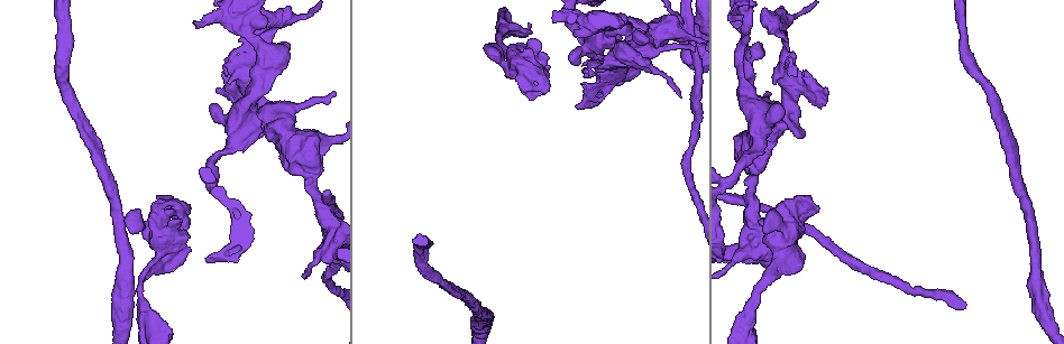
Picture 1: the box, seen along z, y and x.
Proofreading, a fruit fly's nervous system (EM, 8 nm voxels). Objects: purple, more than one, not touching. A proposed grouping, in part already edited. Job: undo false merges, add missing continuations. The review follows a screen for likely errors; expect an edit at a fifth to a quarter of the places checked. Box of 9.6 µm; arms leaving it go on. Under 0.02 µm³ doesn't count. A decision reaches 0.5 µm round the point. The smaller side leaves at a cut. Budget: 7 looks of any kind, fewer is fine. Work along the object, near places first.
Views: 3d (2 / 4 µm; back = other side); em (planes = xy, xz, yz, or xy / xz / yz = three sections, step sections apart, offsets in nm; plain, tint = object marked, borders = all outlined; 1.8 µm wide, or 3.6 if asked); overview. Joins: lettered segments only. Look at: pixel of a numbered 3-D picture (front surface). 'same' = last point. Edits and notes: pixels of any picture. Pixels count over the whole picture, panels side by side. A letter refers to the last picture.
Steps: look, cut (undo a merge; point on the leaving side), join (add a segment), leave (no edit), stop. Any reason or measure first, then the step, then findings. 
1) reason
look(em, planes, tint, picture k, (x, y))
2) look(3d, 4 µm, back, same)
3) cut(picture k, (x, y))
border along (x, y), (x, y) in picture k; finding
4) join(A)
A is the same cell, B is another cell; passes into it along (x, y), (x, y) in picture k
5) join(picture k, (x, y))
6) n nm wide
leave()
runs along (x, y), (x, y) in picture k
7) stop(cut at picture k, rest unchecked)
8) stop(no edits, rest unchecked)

side arm on a straight run
look(3d, 2 µm, picture 1, (502, 24))

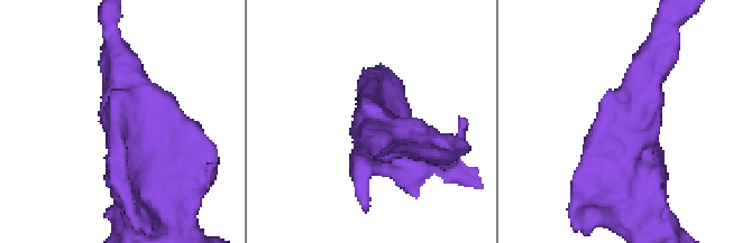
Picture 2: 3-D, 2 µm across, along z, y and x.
look(em, yz, step 16, tint, picture 2, (637, 131))

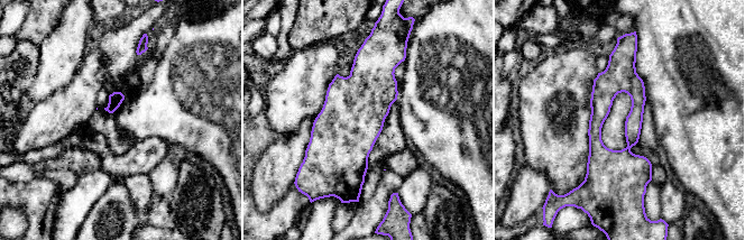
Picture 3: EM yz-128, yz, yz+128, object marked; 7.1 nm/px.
look(em, yz, step 16, borders, same)

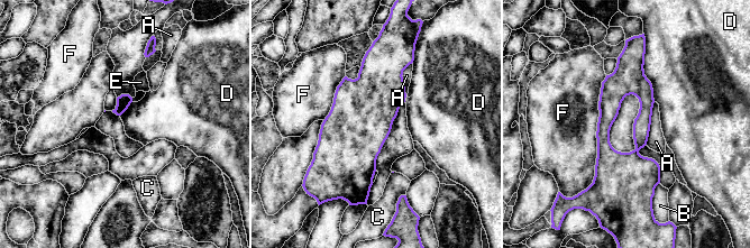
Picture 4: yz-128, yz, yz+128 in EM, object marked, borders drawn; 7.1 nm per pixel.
leave()
A, B, C, D, E and F are other cells; runs along (640, 61), (610, 99), (597, 182) in picture 4; all the same cell

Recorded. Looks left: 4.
stops while still wide
look(3d, 4 µm, picture 1, (639, 73))

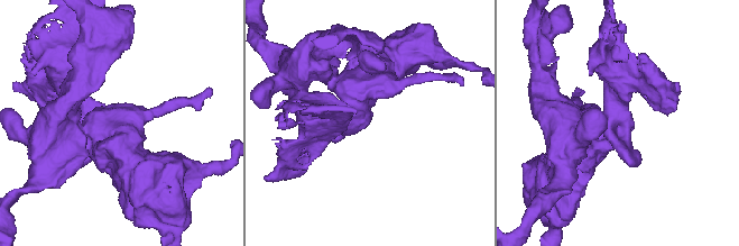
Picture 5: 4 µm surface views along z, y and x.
need the tissue
look(em, xy, step 4, tint, picture 5, (365, 123))

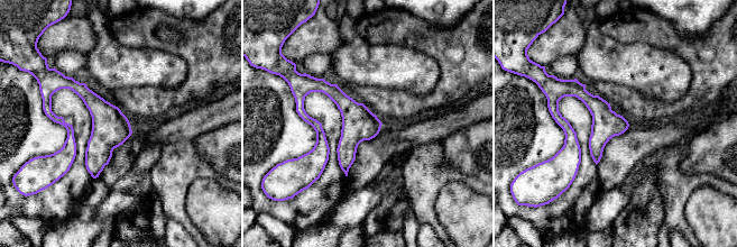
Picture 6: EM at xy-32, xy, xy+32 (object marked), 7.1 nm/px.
another direction
look(em, planes, borders, same)

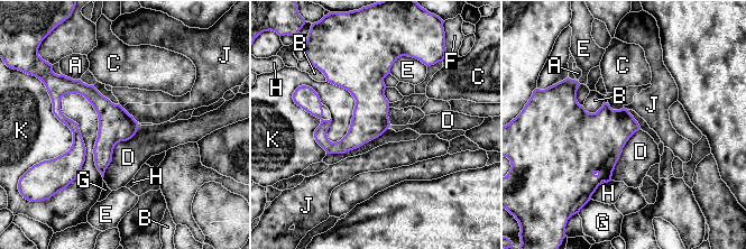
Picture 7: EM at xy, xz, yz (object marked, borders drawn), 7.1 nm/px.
leave()
A, B, C, D, E, F, G, H, J and K are other cells; border along (139, 125), (114, 146), (103, 177) in picture 7; no lettered segment goes on from it

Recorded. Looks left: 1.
thin arm on a thick one
look(em, 3.6 µm, planes, borders, picture 1, (306, 170))

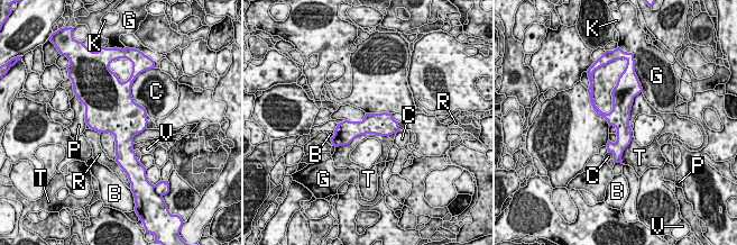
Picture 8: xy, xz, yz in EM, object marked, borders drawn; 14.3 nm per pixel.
leave()
B, C, G, K, P, R, T and V are other cells; border along (101, 132), (113, 136), (116, 160) in picture 8; continuous, no second cell

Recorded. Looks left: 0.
stop(no edits, rest unchecked)

